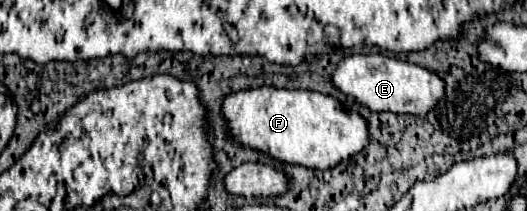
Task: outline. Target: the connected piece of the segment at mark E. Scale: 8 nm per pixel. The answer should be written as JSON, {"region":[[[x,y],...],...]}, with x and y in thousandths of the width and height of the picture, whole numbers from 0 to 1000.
{"region":[[[666,261],[643,289],[628,365],[632,412],[647,422],[647,441],[666,450],[689,507],[704,526],[742,526],[742,536],[776,536],[776,545],[806,545],[833,469],[841,422],[837,365],[814,346],[810,327],[742,280],[734,261]]]}

